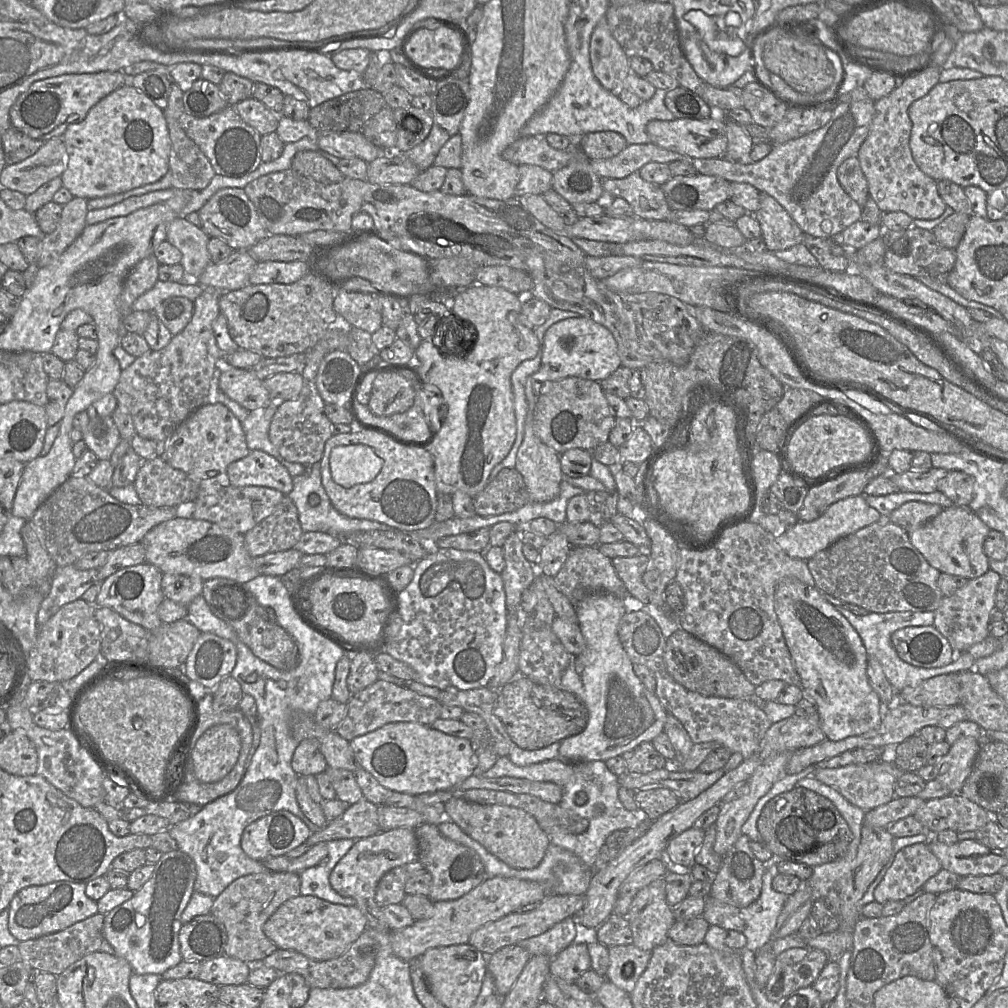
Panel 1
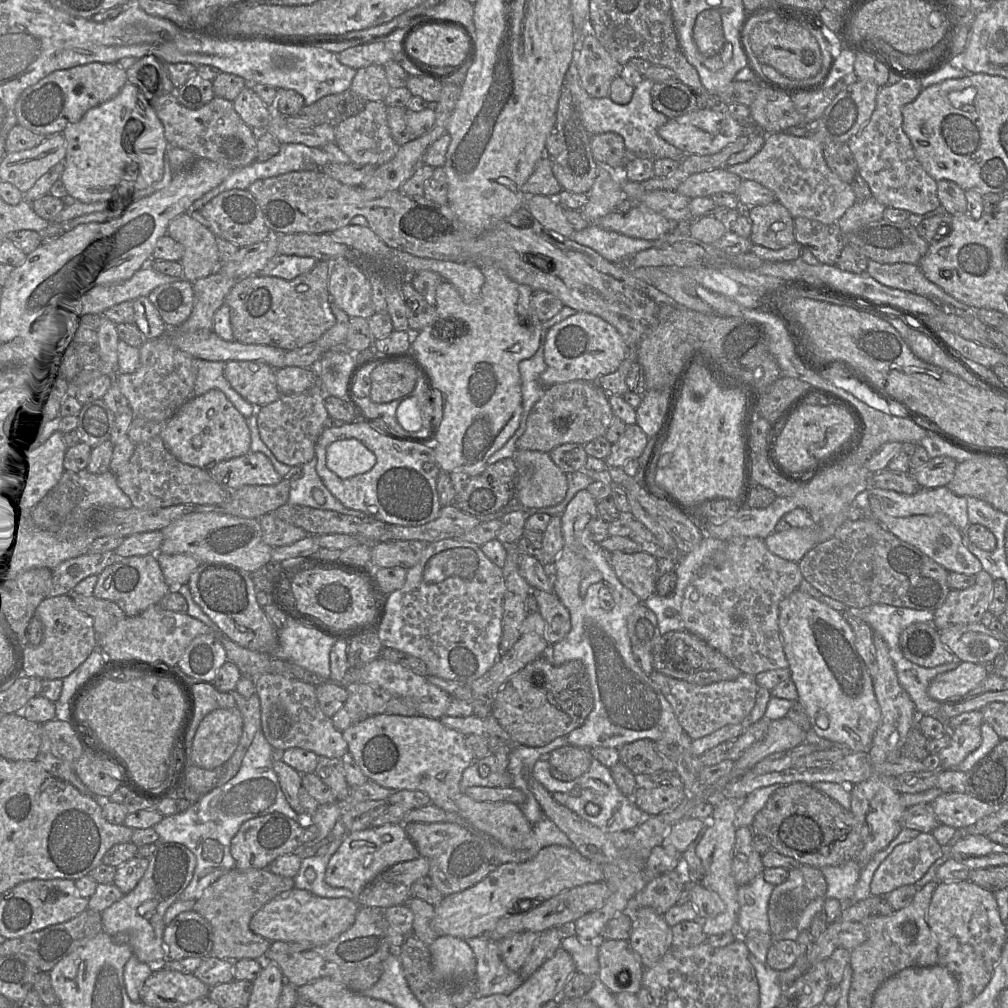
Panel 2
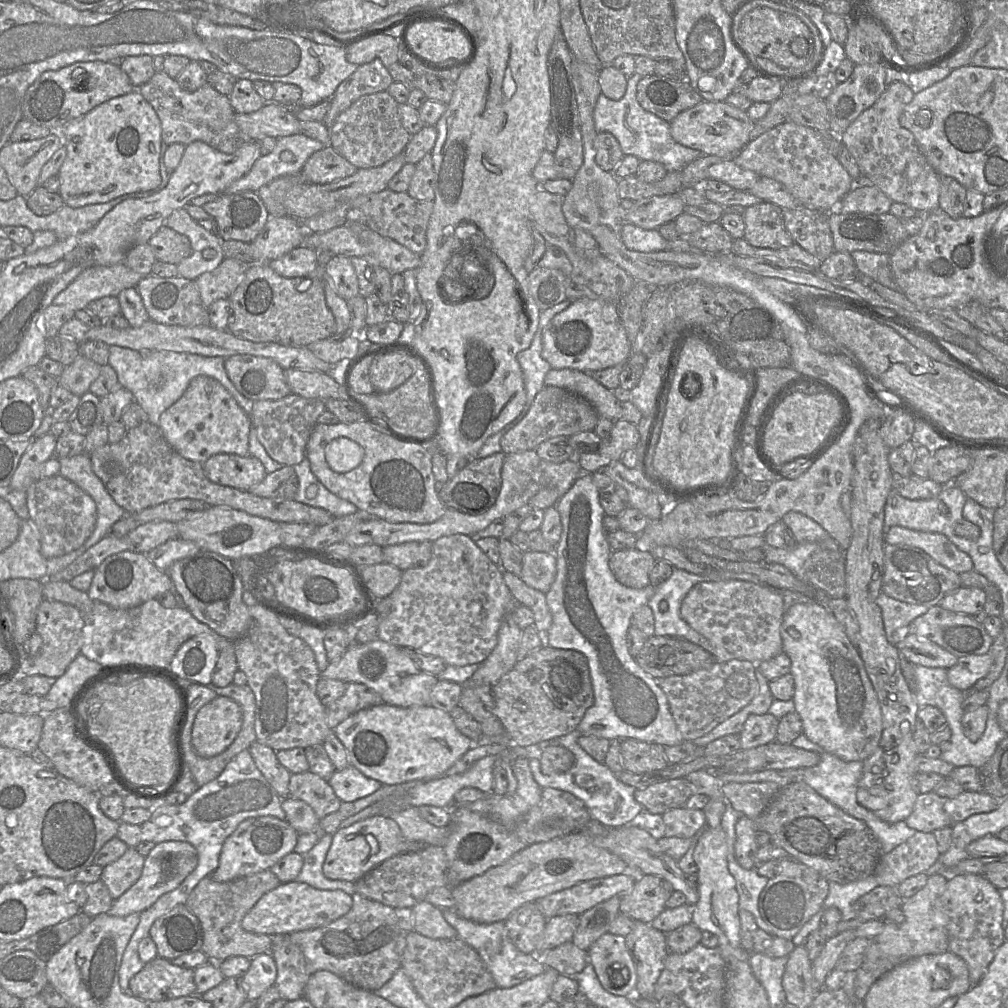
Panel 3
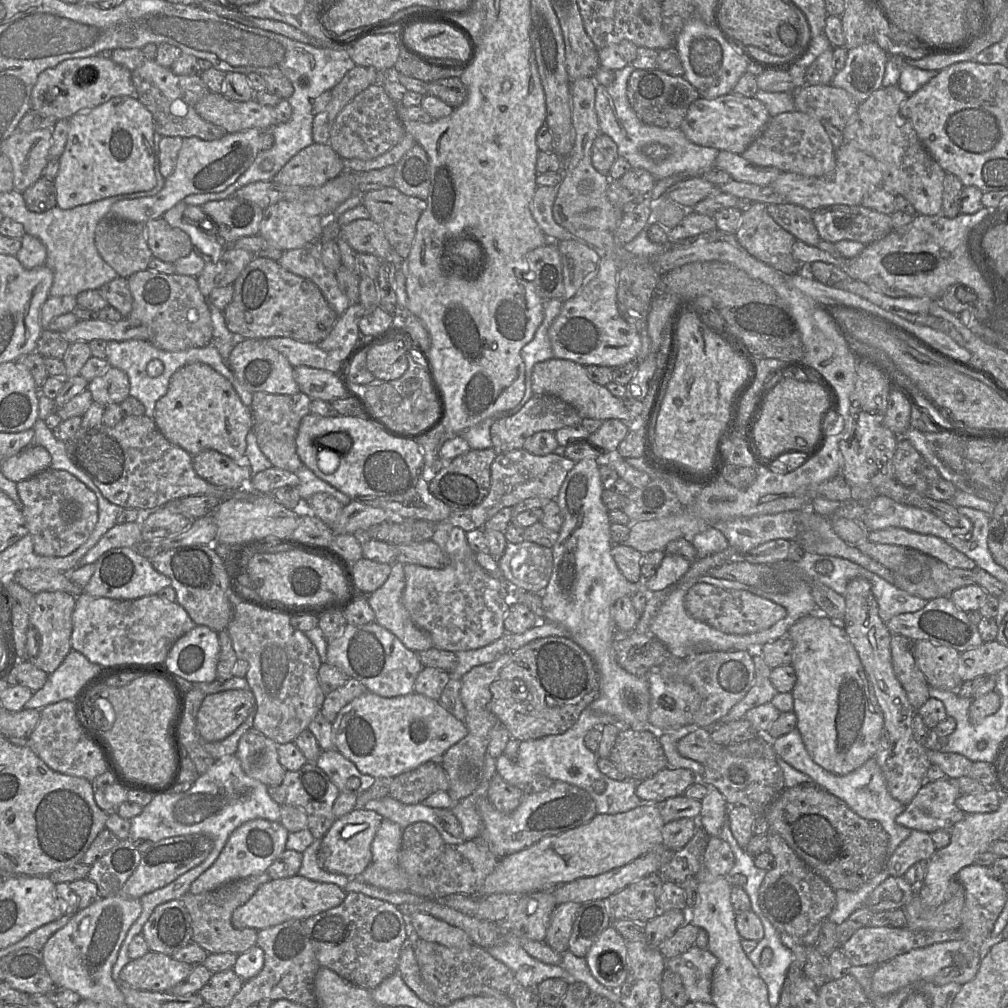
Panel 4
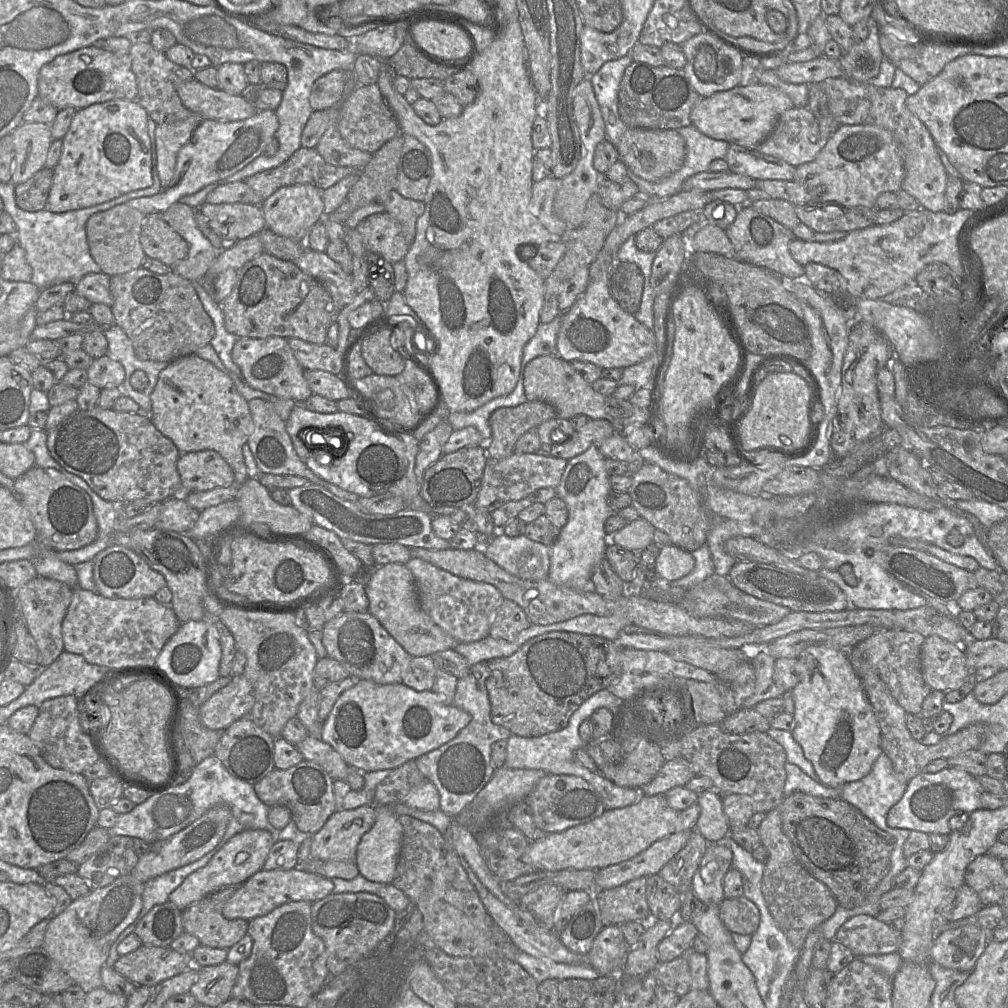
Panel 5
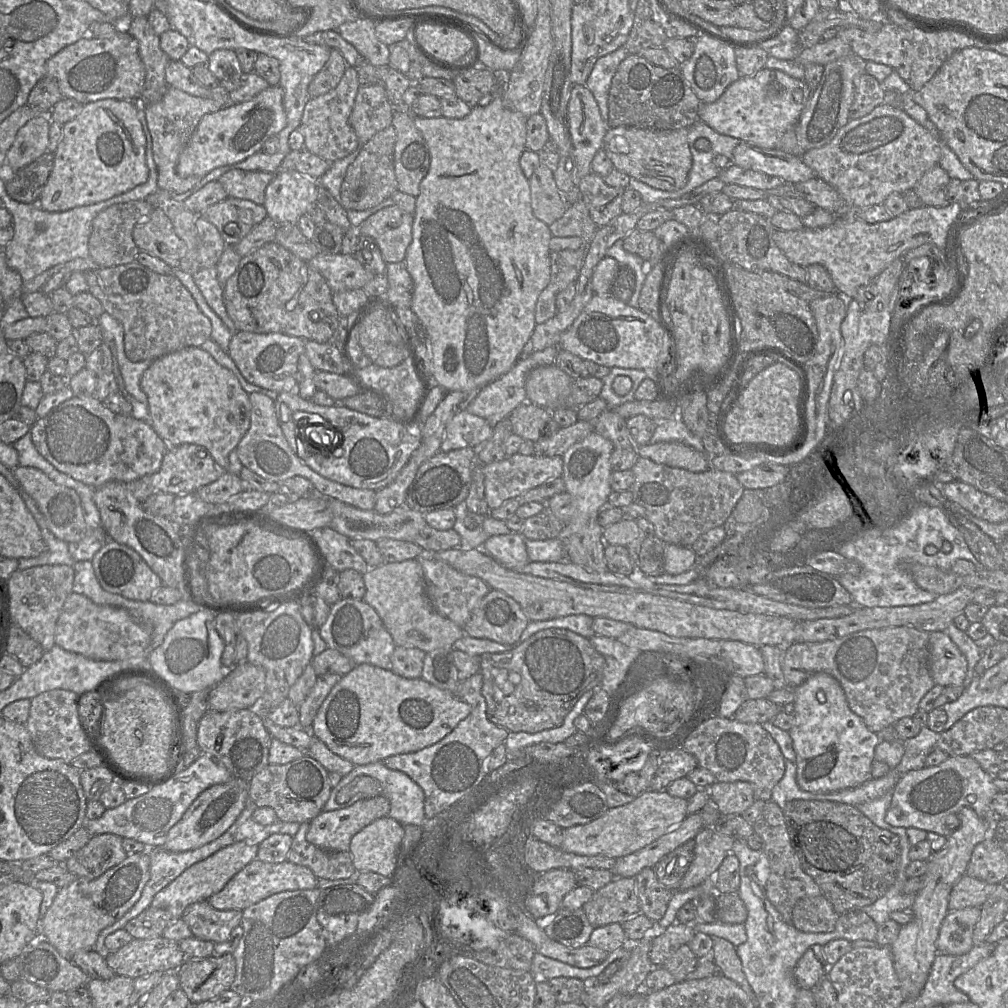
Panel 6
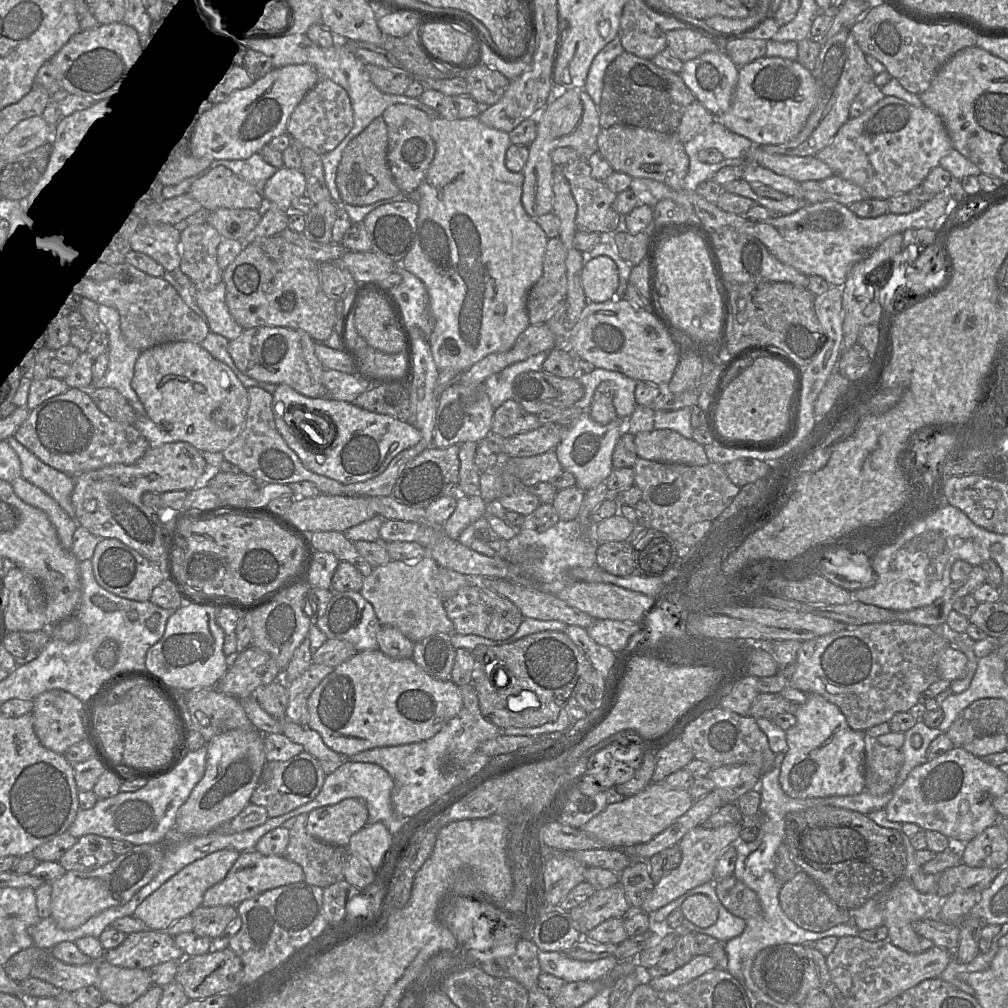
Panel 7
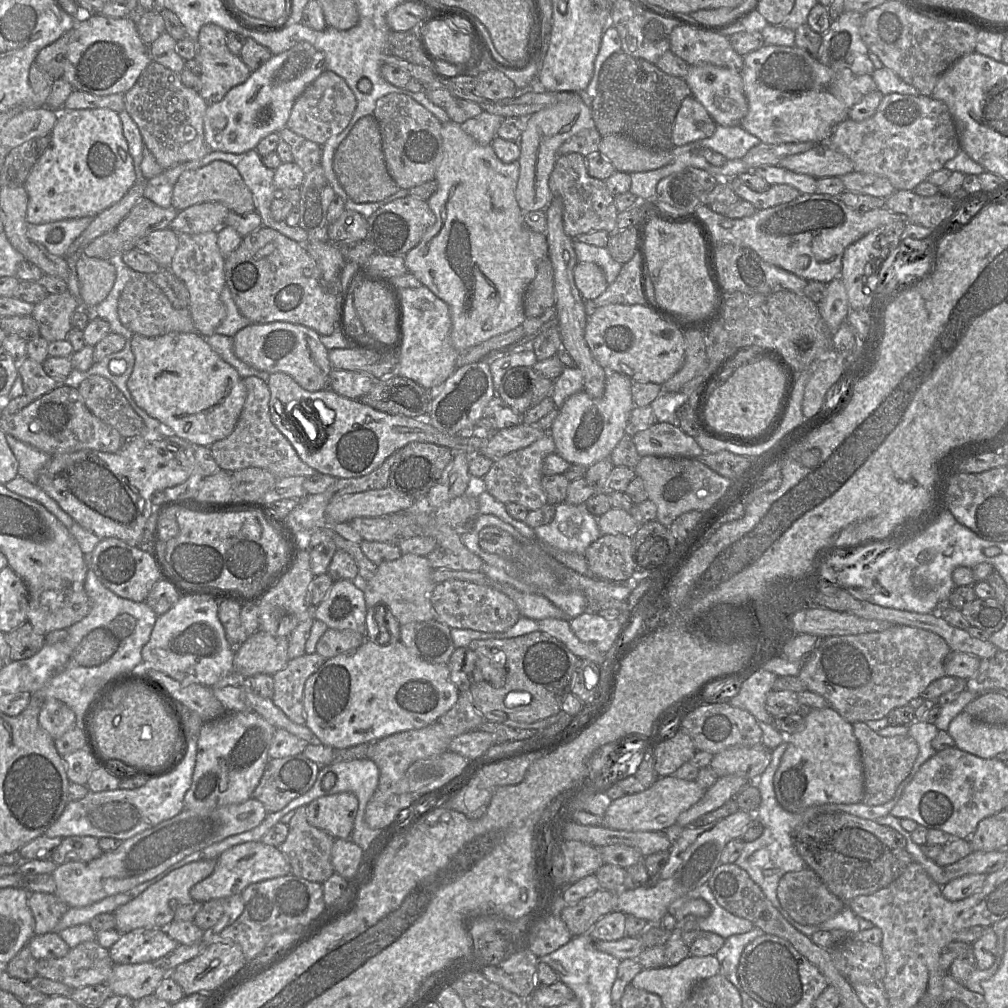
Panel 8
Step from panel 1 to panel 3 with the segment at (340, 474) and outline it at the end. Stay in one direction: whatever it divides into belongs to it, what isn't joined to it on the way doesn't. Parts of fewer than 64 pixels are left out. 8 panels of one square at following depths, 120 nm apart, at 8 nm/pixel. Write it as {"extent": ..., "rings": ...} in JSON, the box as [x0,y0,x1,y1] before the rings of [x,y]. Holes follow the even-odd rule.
{"extent":[325,437,364,473],"rings":[[[338,437],[325,449],[329,467],[337,473],[346,473],[358,467],[364,458],[364,449],[355,441]]]}

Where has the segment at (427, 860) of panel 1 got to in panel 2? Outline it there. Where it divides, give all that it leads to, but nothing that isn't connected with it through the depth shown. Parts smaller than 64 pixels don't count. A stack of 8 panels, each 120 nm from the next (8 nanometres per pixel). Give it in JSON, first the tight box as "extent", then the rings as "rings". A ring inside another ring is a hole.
{"extent":[404,823,500,896],"rings":[[[410,823],[404,826],[420,855],[429,860],[428,875],[444,896],[477,884],[500,865],[495,857],[494,846],[489,841],[456,823]]]}

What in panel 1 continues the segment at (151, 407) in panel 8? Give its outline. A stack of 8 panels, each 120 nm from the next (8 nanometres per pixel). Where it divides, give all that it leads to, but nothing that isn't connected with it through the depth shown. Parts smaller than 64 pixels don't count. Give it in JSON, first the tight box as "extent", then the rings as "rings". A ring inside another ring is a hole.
{"extent":[162,403,248,481],"rings":[[[207,403],[195,410],[163,442],[162,458],[194,481],[225,473],[227,467],[246,457],[248,449],[240,420],[222,403]]]}

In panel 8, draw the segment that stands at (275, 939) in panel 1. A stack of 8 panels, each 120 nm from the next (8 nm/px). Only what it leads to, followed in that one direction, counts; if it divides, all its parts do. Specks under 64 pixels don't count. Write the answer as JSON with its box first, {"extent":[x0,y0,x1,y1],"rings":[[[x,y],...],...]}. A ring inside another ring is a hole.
{"extent":[190,841,291,902],"rings":[[[261,841],[245,842],[222,852],[210,876],[195,884],[190,895],[194,901],[207,902],[218,898],[228,898],[241,894],[250,884],[290,874],[291,867],[283,853],[274,846]]]}

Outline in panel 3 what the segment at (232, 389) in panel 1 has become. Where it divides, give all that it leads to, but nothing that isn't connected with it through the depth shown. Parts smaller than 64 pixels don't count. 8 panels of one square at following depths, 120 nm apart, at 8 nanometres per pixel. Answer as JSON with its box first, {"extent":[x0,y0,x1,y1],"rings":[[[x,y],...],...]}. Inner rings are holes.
{"extent":[225,355,291,401],"rings":[[[234,355],[225,359],[225,370],[235,388],[253,401],[278,400],[291,393],[285,370],[270,358]]]}

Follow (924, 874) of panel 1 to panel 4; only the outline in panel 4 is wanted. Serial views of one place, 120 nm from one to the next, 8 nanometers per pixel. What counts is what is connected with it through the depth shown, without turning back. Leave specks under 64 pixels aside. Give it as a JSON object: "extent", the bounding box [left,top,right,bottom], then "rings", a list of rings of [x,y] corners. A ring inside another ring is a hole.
{"extent":[886,829,936,876],"rings":[[[912,829],[910,836],[888,858],[886,869],[890,876],[904,876],[913,864],[928,861],[936,850],[930,833]]]}

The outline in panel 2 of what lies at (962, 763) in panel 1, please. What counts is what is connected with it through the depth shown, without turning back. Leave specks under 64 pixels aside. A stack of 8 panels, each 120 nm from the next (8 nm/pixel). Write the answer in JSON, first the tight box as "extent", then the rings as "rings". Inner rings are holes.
{"extent":[937,725,982,770],"rings":[[[960,725],[951,730],[950,744],[937,755],[942,770],[954,769],[982,742],[981,727],[974,725]]]}

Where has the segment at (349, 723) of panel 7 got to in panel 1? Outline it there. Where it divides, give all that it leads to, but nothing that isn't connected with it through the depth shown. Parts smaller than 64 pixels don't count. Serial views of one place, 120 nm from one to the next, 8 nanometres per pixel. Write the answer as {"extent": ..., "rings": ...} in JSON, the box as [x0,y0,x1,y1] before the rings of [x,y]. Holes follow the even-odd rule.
{"extent":[349,722,550,868],"rings":[[[416,722],[388,723],[349,742],[361,767],[383,787],[409,795],[448,790],[476,773],[475,752],[467,738],[455,737]],[[462,797],[451,798],[444,803],[444,808],[450,819],[467,835],[512,868],[535,868],[542,861],[550,844],[548,834],[523,809],[498,804],[478,804]]]}

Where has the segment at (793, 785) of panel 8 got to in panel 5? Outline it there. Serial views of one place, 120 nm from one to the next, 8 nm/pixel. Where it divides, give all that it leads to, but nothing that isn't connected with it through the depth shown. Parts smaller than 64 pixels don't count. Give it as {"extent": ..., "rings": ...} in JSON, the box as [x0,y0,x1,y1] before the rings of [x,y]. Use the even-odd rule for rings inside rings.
{"extent":[792,644,883,787],"rings":[[[823,644],[811,645],[799,656],[800,681],[792,689],[794,739],[812,763],[820,782],[829,787],[860,780],[883,752],[881,730],[863,683],[847,651]]]}

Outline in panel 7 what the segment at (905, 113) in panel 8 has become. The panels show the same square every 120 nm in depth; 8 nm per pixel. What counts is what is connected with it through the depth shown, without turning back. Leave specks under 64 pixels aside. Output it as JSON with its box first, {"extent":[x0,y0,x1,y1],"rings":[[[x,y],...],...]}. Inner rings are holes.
{"extent":[815,96,953,200],"rings":[[[885,96],[862,115],[849,118],[832,141],[815,156],[826,163],[834,175],[860,186],[868,198],[887,200],[905,194],[922,184],[929,172],[953,149],[951,139],[940,116],[932,110],[918,108],[894,96]]]}

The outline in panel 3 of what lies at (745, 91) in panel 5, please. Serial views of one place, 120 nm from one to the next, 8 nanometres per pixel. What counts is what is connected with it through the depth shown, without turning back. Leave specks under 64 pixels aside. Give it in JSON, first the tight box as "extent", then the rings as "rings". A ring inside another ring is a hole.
{"extent":[670,100,754,157],"rings":[[[703,100],[681,112],[670,122],[670,134],[677,143],[698,150],[704,155],[725,157],[738,154],[750,142],[750,132],[754,124],[747,111],[740,110],[726,101]]]}

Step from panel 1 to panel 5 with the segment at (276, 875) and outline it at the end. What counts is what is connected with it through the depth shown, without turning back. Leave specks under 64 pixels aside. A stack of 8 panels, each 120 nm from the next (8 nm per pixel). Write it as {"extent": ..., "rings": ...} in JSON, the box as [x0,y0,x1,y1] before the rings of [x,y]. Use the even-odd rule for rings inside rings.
{"extent":[182,886,248,949],"rings":[[[238,886],[222,888],[182,912],[184,932],[195,936],[201,945],[211,948],[229,949],[248,932],[244,919],[226,919],[222,914],[224,904]]]}

